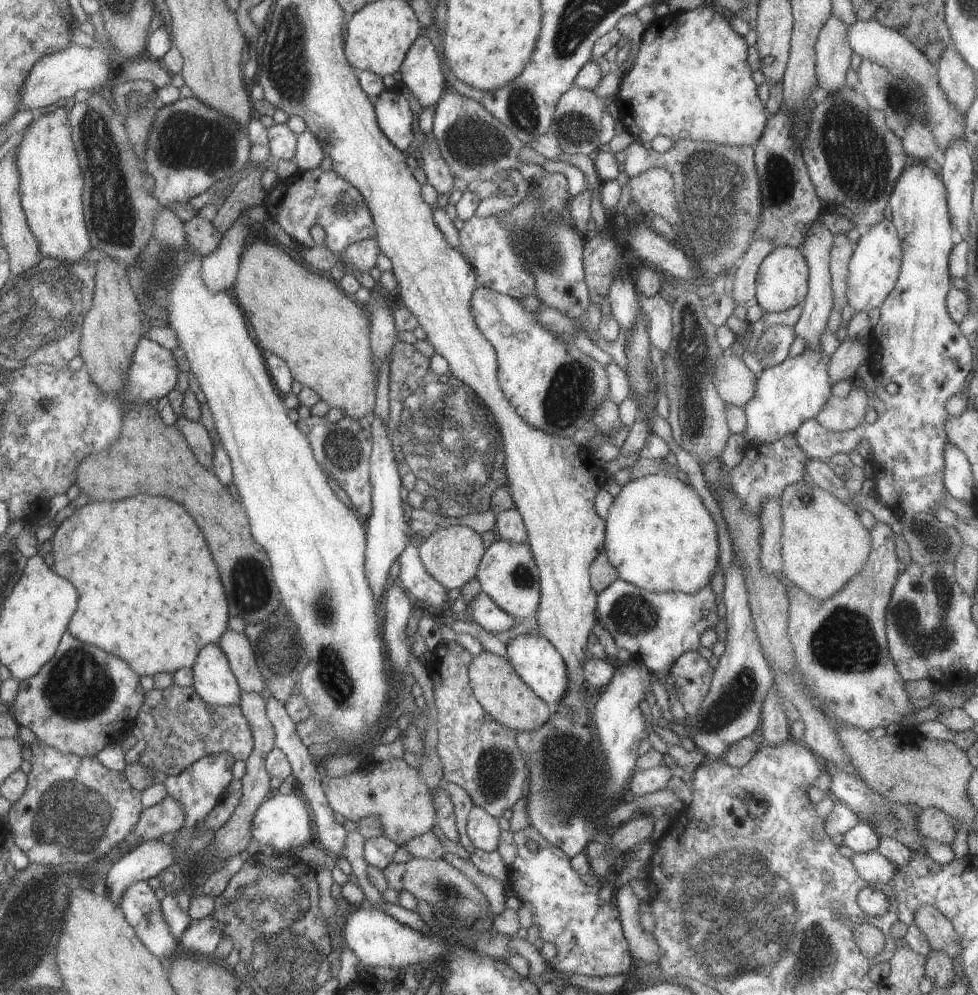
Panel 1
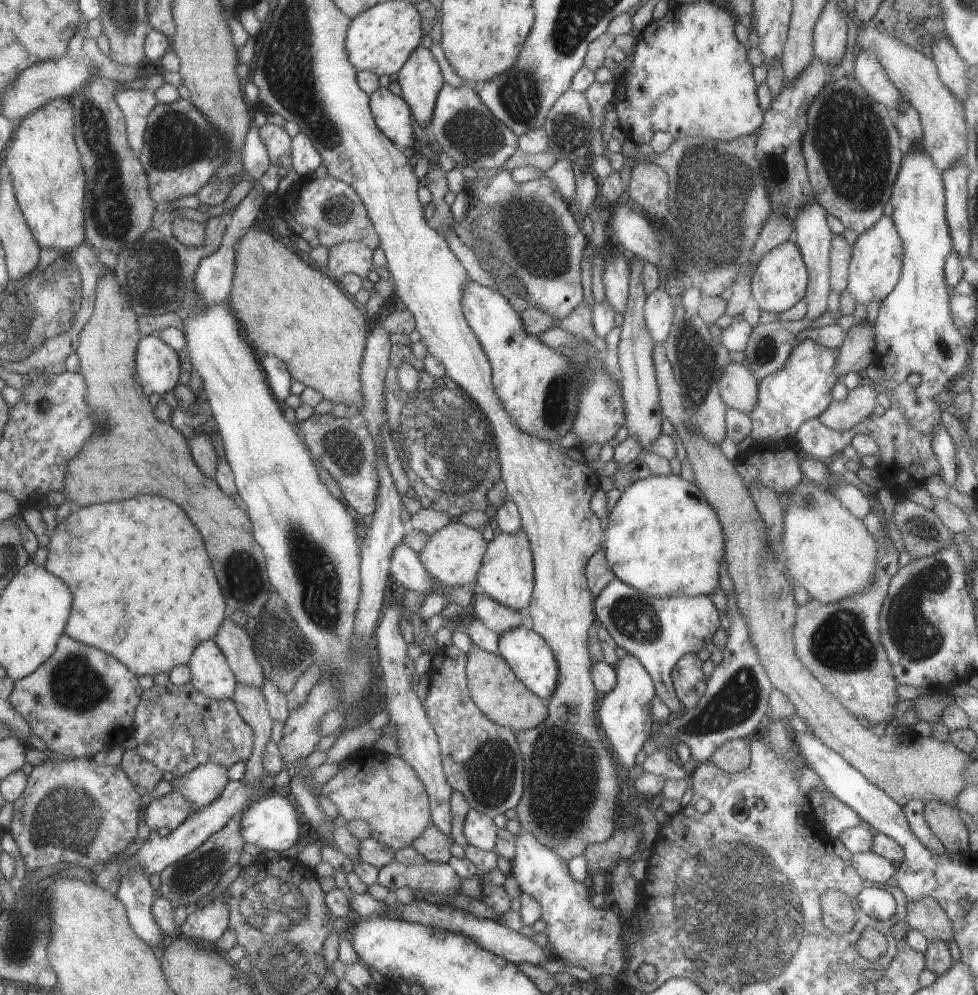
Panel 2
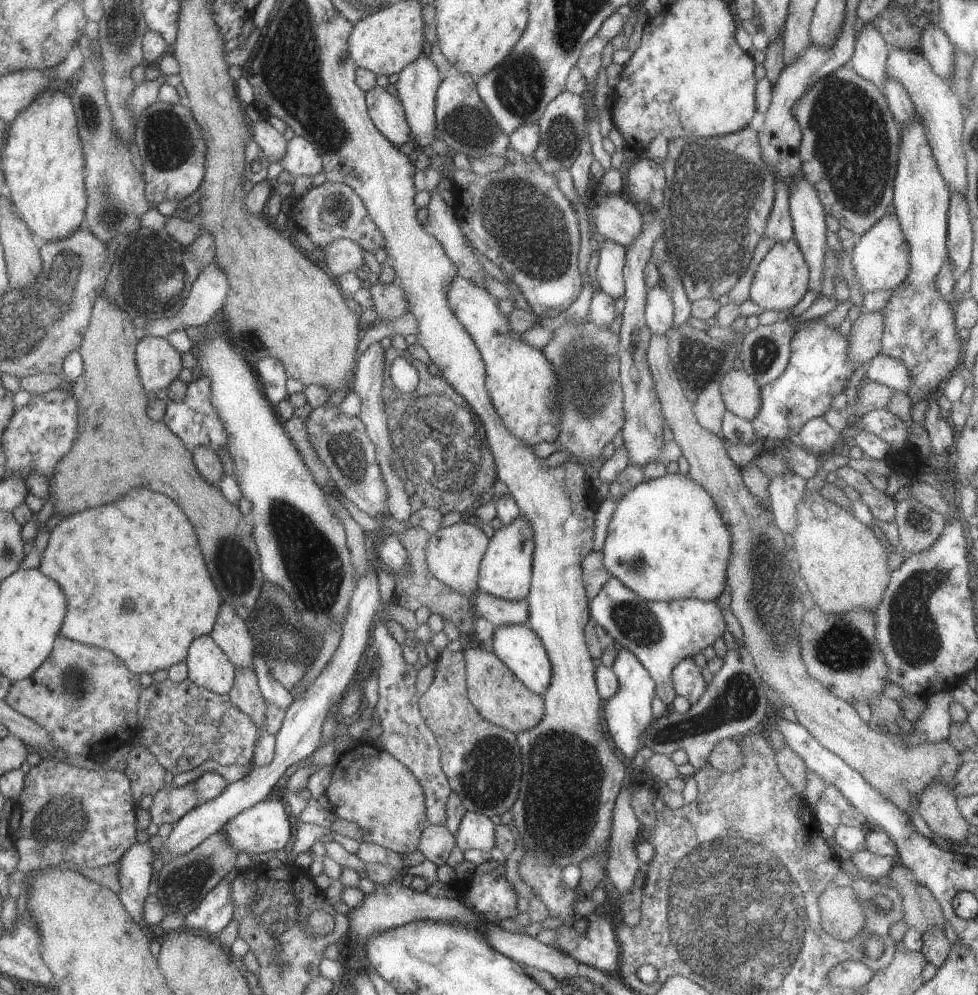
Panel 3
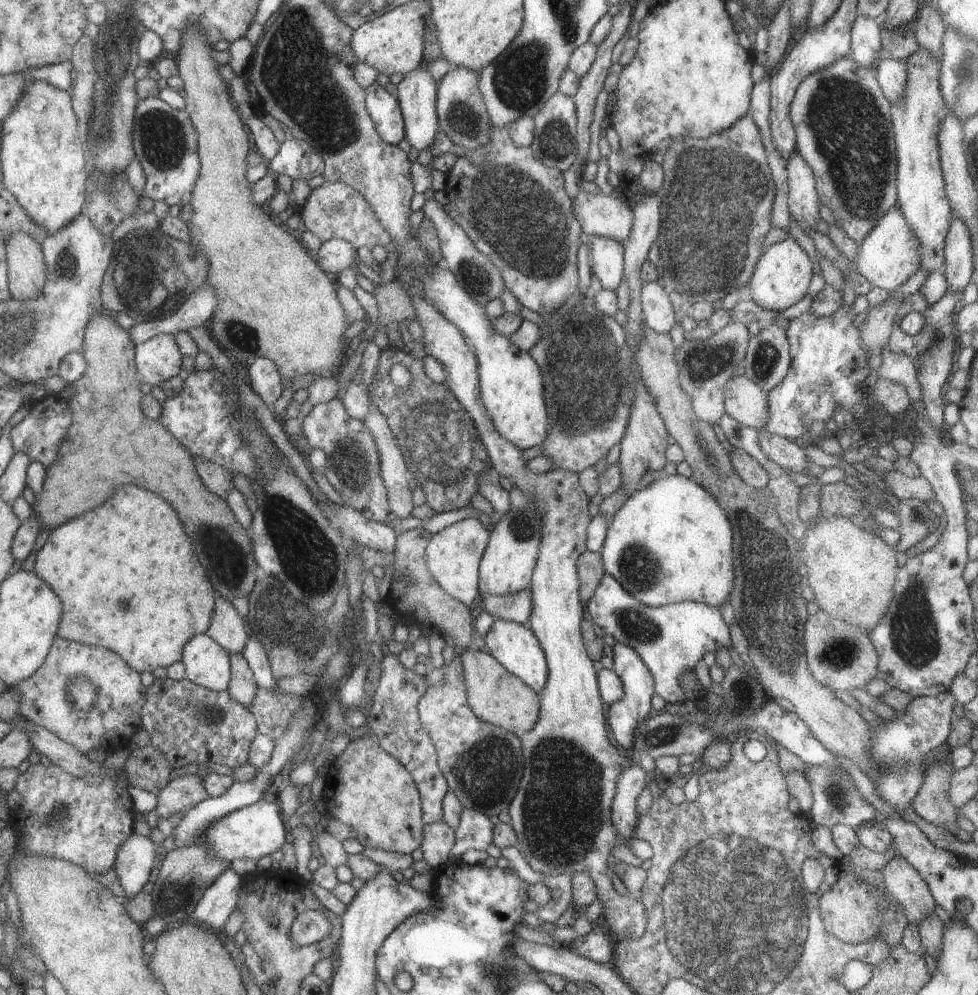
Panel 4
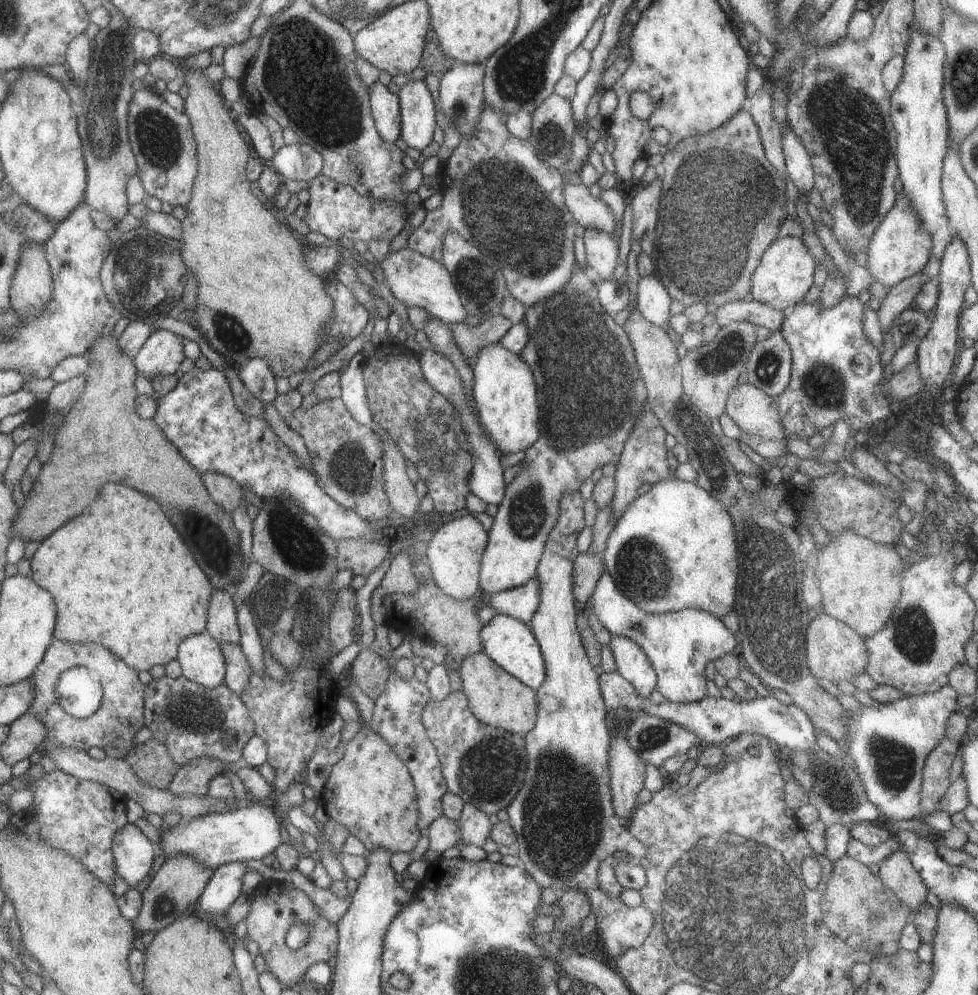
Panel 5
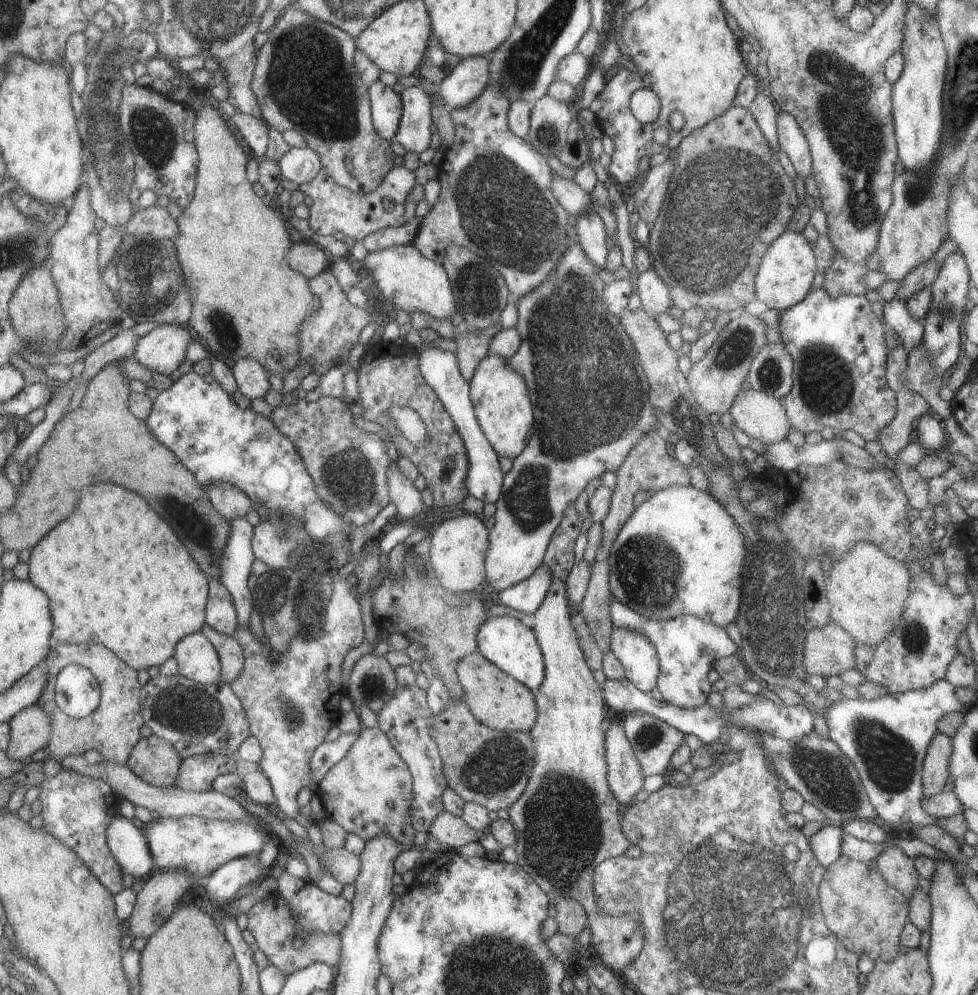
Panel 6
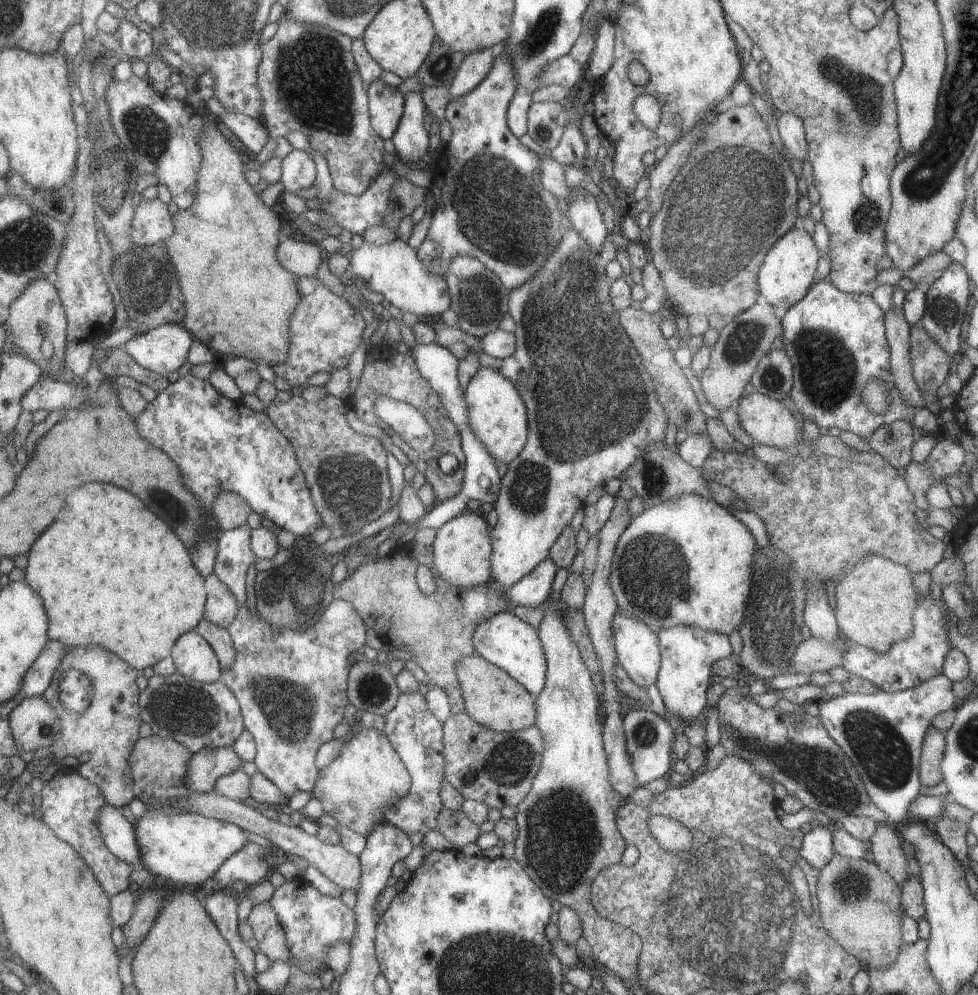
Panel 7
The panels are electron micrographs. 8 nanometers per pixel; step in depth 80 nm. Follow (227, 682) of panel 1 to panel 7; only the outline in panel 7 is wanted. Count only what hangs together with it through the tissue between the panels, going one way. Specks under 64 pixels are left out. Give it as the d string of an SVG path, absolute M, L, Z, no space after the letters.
M194 630L183 633L175 639L170 650L177 673L200 683L220 680L222 666L212 647Z

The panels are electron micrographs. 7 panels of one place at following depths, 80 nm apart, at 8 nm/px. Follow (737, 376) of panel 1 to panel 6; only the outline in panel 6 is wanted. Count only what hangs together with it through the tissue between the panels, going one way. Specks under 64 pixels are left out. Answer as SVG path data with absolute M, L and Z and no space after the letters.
M753 389L739 391L734 396L728 413L731 415L733 424L741 432L759 440L762 445L768 445L785 439L792 427L780 401L767 396L764 392Z

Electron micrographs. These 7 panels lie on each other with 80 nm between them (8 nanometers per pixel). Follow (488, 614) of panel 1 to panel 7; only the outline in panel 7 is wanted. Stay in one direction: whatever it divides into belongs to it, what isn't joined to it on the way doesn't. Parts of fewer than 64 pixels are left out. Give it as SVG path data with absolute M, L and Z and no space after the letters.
M551 559L542 560L531 572L505 590L509 604L512 607L536 607L543 603L552 592L551 583L557 570Z

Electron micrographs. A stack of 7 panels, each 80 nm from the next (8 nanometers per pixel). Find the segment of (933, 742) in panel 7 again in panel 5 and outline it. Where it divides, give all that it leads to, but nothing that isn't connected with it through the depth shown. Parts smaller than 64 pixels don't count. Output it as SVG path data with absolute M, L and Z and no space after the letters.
M943 736L927 753L922 770L920 807L928 813L938 814L937 801L943 796L949 783L949 768L958 750L955 741Z

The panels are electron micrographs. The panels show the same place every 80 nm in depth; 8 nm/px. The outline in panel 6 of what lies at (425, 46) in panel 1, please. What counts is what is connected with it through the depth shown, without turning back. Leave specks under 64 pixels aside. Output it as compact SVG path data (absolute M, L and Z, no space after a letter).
M422 87L404 88L400 97L402 111L394 137L405 152L418 155L429 146L431 138L431 102Z

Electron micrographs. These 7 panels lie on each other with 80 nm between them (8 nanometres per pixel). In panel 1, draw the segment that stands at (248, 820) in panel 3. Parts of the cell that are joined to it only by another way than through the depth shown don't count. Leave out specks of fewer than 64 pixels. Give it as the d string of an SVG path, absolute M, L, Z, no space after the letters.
M280 793L264 800L255 810L252 816L249 834L256 840L259 846L271 846L275 852L287 850L294 853L301 846L311 842L311 814L307 804L301 802L300 797L294 793L281 795Z

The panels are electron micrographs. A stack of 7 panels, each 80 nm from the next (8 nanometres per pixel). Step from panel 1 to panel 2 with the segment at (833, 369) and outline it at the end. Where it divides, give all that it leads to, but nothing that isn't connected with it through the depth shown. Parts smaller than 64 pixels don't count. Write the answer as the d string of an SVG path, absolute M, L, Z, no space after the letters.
M871 321L855 323L844 332L834 364L839 377L847 372L863 372L874 358L874 324Z

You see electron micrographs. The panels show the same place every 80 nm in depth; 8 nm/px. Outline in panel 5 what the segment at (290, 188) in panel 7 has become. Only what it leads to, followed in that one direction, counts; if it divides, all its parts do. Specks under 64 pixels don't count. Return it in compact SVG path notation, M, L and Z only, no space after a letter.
M283 145L268 162L283 179L310 181L322 169L322 156L309 145Z

